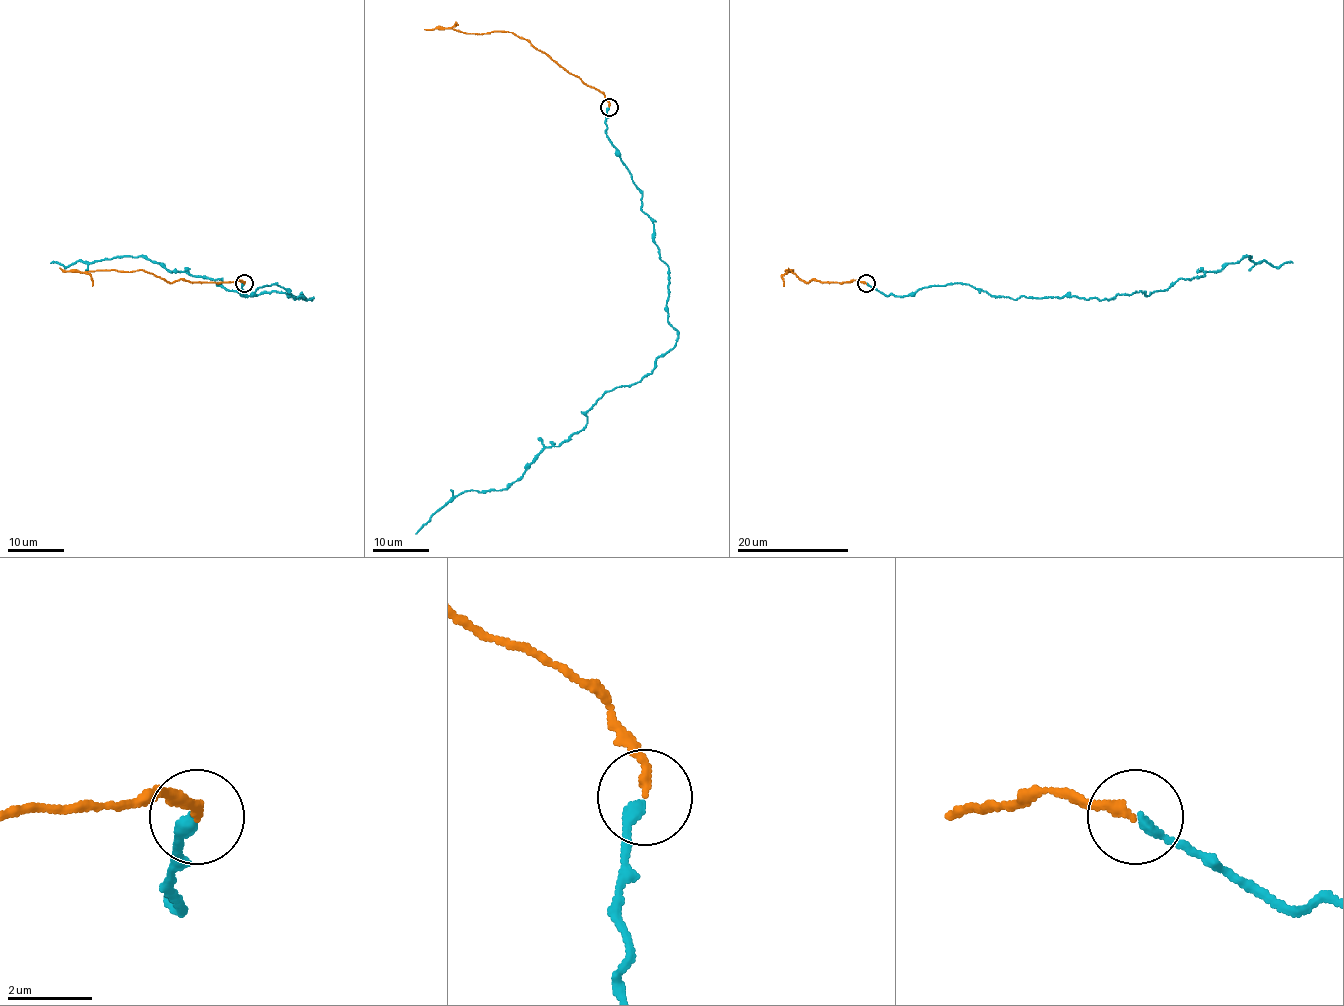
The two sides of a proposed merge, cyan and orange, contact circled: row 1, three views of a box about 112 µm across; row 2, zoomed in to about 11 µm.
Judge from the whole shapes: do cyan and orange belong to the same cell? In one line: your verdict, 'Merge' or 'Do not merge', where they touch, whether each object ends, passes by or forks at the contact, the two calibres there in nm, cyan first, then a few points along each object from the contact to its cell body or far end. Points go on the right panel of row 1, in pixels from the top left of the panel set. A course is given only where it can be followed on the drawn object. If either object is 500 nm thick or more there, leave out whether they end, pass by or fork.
Merge. Place: (866, 283). At the ring cyan ends. At the ring orange ends. Thickness 260 nm (cyan) against 200 nm. Course of cyan: (866, 283), (887, 295), (953, 283), (1017, 300), (1104, 300), (1149, 295), (1248, 256), (1275, 266), (1293, 263). Course of orange: (866, 283), (852, 280), (821, 283), (813, 279), (805, 283), (791, 272), (793, 270), (788, 272), (788, 267)

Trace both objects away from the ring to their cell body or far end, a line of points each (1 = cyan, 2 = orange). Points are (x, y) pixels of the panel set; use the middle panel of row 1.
1: (609, 107), (607, 138), (669, 268), (676, 345), (504, 489), (460, 492), (416, 534)
2: (609, 107), (609, 102), (602, 93), (511, 32), (476, 34), (453, 29), (424, 29)

